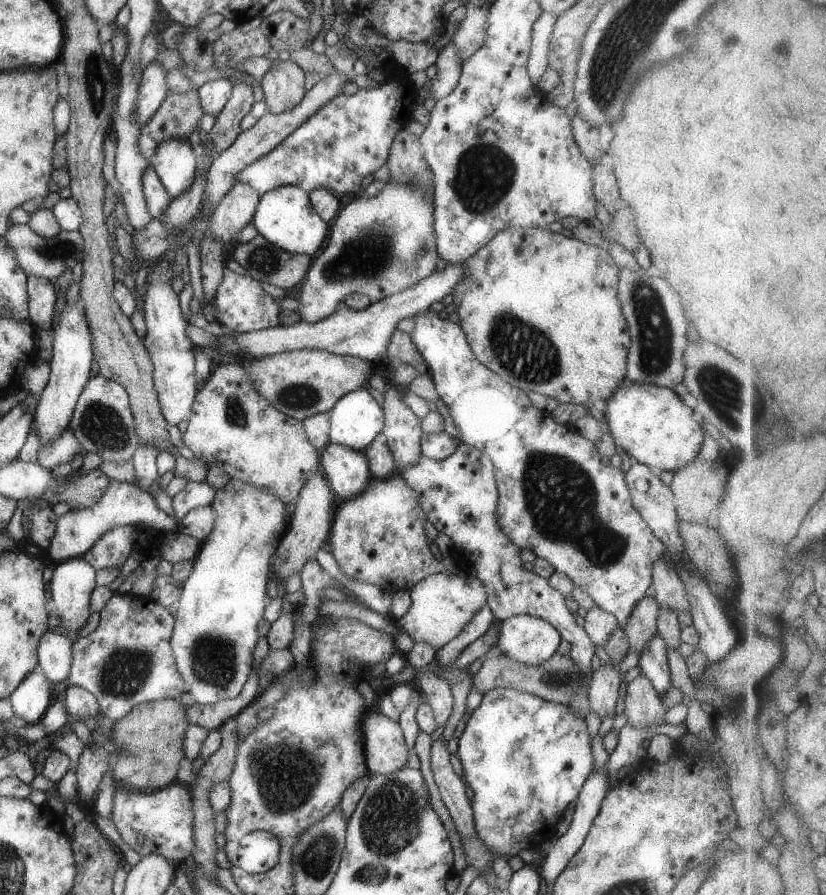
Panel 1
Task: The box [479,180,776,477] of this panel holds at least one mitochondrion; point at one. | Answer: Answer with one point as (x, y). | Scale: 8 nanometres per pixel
(507, 332)

